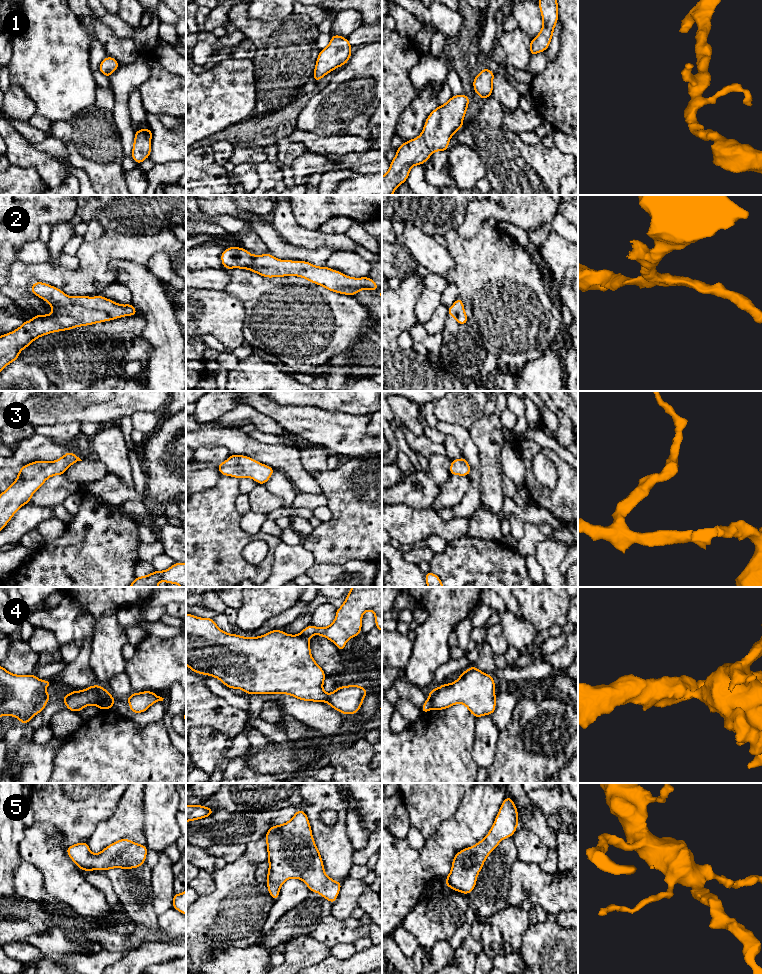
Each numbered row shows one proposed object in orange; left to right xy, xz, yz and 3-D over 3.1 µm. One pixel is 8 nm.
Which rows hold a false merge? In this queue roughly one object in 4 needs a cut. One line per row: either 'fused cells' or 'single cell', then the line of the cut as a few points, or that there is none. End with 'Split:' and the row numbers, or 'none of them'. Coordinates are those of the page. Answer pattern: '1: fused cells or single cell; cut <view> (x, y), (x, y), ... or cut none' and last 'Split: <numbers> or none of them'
1: single cell; cut none
2: single cell; cut none
3: single cell; cut none
4: fused cells; cut xy (110, 695), (104, 708)
5: single cell; cut none
Split: 4

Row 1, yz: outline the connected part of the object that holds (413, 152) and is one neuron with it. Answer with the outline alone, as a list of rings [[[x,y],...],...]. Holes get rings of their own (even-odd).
[[[455,95],[449,101],[433,110],[425,121],[422,133],[397,149],[396,156],[390,162],[389,171],[382,176],[382,195],[392,195],[397,187],[406,182],[414,165],[425,163],[433,152],[448,150],[448,143],[454,133],[463,127],[463,119],[469,104],[468,95]]]

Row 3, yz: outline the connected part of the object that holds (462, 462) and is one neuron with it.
[[[462,457],[451,461],[449,471],[451,475],[469,476],[471,470],[467,460]]]

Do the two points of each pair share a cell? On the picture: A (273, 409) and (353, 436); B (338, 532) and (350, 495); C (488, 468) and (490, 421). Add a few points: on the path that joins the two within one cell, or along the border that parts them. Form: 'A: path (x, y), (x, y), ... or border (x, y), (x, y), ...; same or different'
A: path (293, 418), (333, 430); same
B: path (347, 523), (350, 520), (350, 504); same
C: path (489, 456), (489, 433); same

